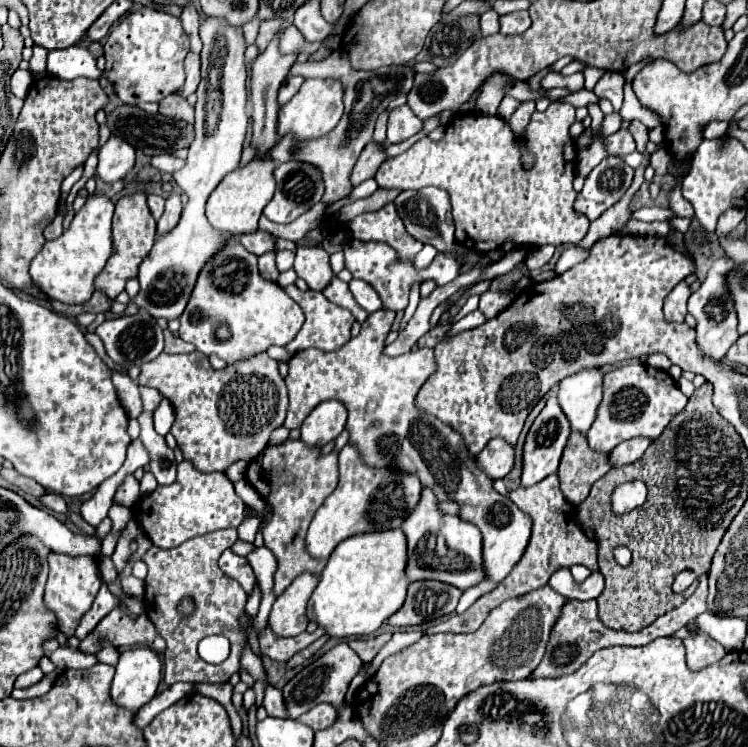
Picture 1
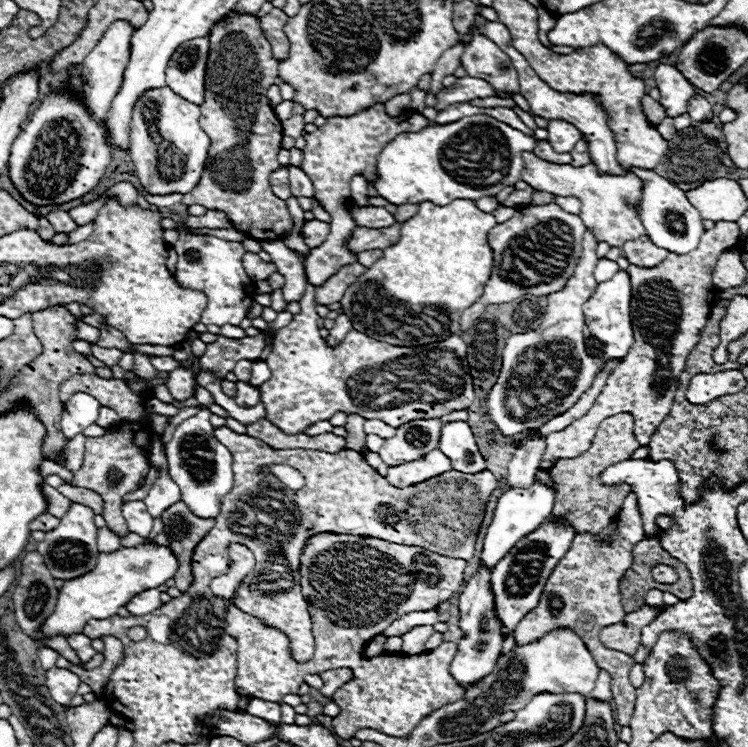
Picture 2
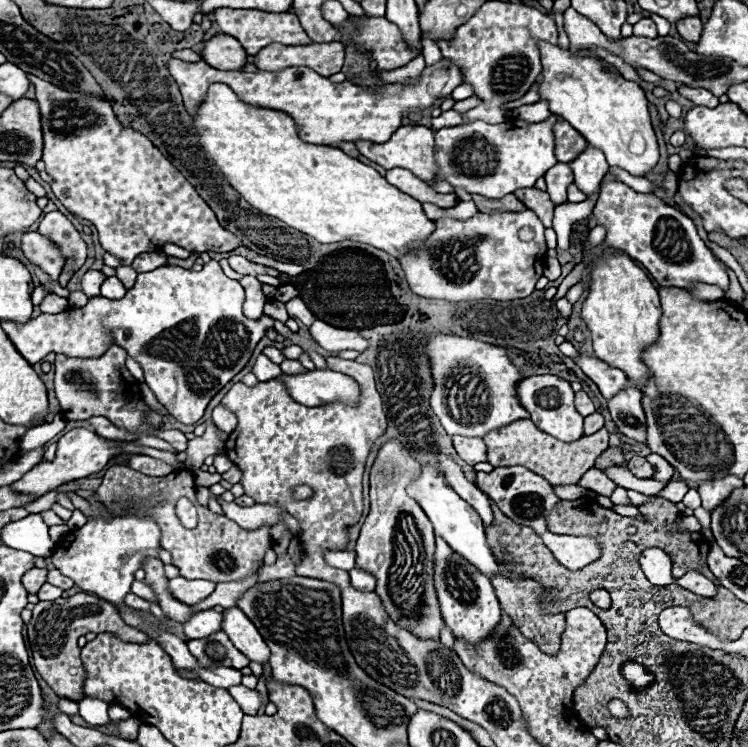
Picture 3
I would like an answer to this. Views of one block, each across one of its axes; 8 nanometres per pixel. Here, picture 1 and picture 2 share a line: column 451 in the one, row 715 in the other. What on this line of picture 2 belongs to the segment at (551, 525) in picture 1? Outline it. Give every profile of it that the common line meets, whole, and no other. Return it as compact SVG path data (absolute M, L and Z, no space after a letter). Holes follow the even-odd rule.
M624 500L622 510L604 532L608 542L596 542L596 556L588 556L588 532L580 532L572 540L572 548L564 554L564 558L560 560L560 564L556 564L552 576L548 578L548 584L544 586L544 592L540 596L540 604L532 612L528 612L528 616L524 616L516 626L516 644L528 644L558 626L572 628L584 640L594 660L598 660L598 666L612 674L614 714L620 726L628 726L636 704L636 688L630 684L630 670L636 664L632 656L640 646L642 628L648 626L662 610L652 610L650 606L644 606L638 612L626 614L622 608L620 580L624 578L624 572L632 566L632 548L646 536L636 500Z

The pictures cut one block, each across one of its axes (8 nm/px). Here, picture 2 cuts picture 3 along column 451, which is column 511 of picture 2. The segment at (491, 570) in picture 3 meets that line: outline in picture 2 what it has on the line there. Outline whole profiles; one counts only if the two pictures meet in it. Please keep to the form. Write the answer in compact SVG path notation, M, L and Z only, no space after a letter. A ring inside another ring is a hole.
M532 482L528 488L508 488L498 498L498 506L496 506L492 524L488 526L488 532L484 538L482 560L490 568L494 568L498 564L498 560L508 554L508 548L512 548L512 544L516 544L528 532L536 530L536 526L540 526L552 514L554 500L556 500L556 492L550 486L540 484L540 482Z

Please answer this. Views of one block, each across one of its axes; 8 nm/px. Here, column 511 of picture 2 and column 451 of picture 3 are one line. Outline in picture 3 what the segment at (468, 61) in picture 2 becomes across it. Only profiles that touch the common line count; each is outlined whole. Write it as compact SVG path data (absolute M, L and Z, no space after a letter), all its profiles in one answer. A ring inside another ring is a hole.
M178 58L168 60L168 70L180 86L184 106L190 114L194 114L206 98L206 90L220 82L228 84L234 94L256 108L268 108L290 114L302 126L302 138L316 144L338 146L340 142L356 142L356 140L372 140L386 142L392 132L402 122L404 112L416 112L430 108L436 100L452 94L456 86L464 82L464 72L460 66L442 58L440 62L426 66L416 82L406 84L382 84L372 92L344 80L340 84L330 82L328 78L316 74L310 68L286 68L282 72L224 72L208 66L204 60L184 62Z

